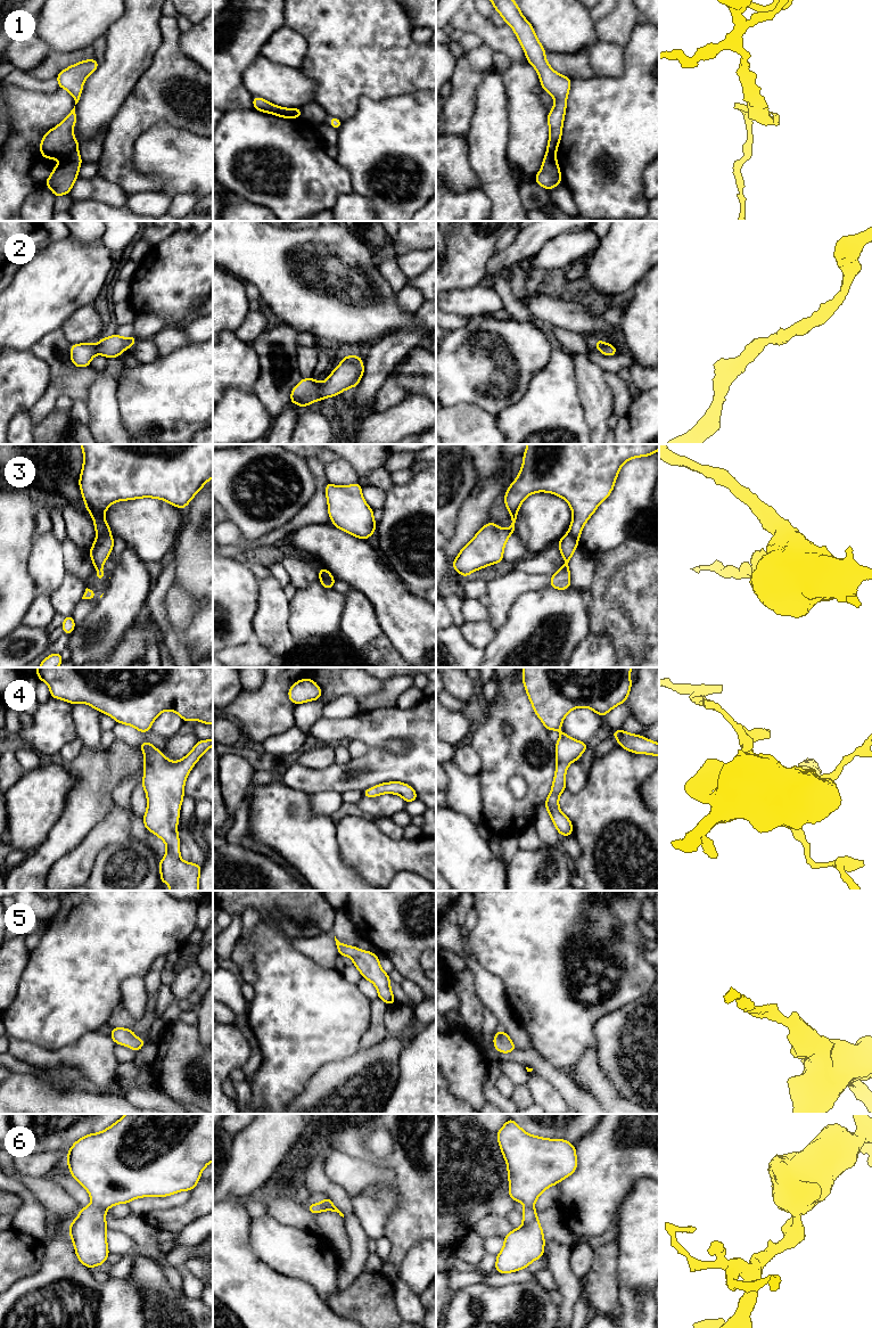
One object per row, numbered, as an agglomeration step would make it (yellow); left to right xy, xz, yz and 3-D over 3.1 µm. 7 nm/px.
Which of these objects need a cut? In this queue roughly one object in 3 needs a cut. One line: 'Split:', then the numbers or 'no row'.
Split: 1, 3

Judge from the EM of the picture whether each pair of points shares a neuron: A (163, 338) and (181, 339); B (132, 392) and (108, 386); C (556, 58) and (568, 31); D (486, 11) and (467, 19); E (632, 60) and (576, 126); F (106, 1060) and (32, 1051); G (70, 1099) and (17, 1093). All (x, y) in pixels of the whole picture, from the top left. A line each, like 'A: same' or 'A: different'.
A: same
B: different
C: different
D: different
E: same
F: same
G: same

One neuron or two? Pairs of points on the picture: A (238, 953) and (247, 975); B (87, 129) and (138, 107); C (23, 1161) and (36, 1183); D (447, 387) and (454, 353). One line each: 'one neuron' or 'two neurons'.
A: one neuron
B: two neurons
C: two neurons
D: one neuron

